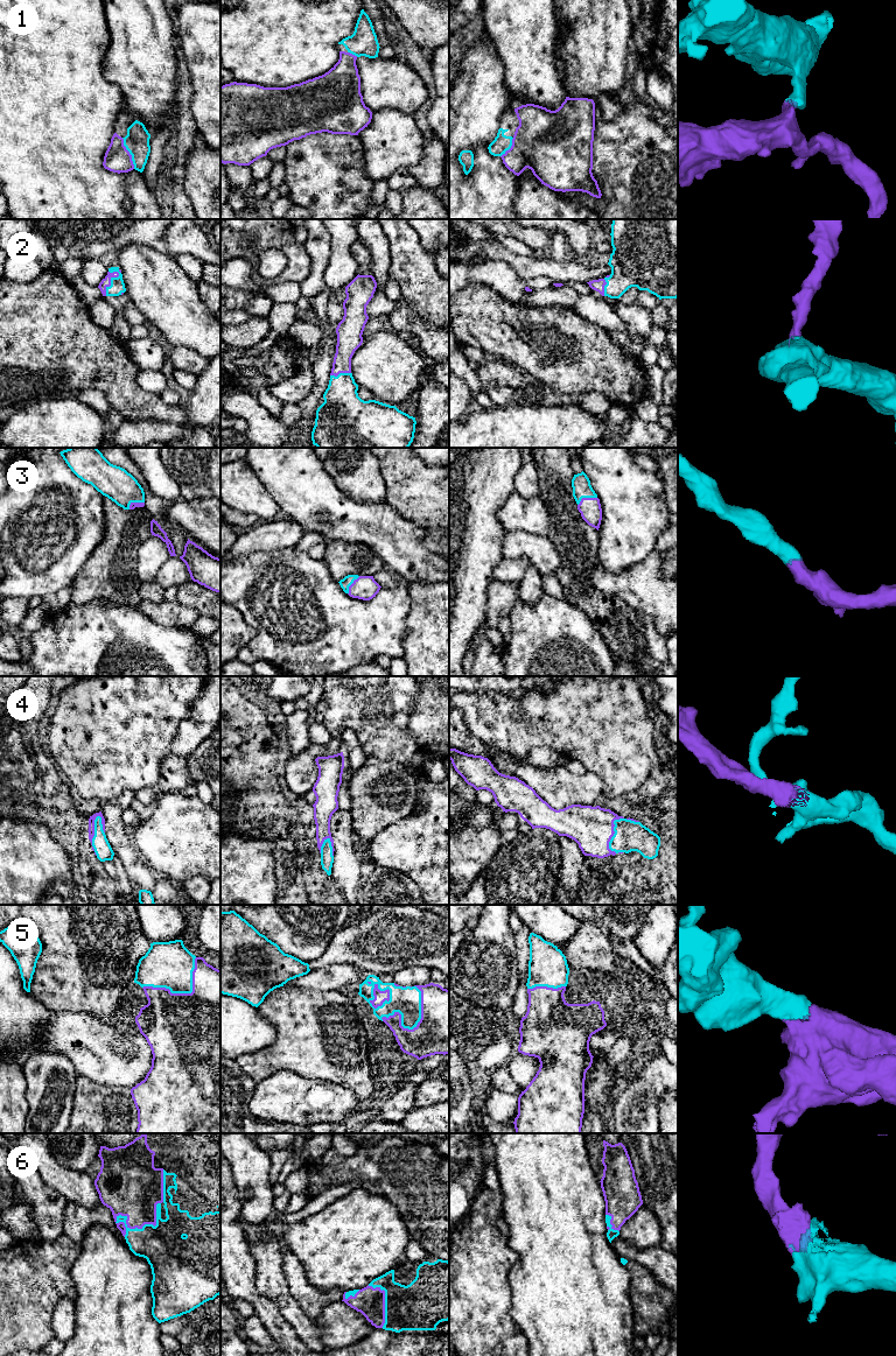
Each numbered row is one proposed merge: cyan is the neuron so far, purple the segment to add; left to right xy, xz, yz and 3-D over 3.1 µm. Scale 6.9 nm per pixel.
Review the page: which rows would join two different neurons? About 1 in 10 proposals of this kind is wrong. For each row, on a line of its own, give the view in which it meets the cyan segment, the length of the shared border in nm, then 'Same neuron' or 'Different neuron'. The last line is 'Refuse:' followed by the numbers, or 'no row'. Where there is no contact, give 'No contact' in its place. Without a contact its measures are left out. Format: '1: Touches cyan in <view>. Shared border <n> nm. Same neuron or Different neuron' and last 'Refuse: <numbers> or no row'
1: Touches cyan in xy. Shared border 240 nm. Same neuron
2: Touches cyan in xy. Shared border 200 nm. Same neuron
3: Touches cyan in yz. Shared border 150 nm. Same neuron
4: Touches cyan in xy. Shared border 280 nm. Same neuron
5: Touches cyan in xz. Shared border 340 nm. Same neuron
6: Touches cyan in xy. Shared border 340 nm. Same neuron
Refuse: no row

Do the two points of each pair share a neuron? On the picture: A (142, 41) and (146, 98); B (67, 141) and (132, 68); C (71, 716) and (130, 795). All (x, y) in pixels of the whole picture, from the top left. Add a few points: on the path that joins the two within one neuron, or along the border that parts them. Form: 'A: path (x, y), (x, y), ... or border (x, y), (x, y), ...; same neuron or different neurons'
A: path (142, 55), (145, 84); same neuron
B: border (104, 60), (104, 77), (119, 88), (124, 107); different neurons
C: border (134, 791), (126, 789), (116, 800); different neurons

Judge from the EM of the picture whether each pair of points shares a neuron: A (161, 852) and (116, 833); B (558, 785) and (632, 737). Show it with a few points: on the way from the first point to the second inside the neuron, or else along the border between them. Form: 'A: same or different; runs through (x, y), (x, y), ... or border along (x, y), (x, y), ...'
A: different; border along (131, 837), (139, 852), (149, 864)
B: different; border along (587, 771), (595, 774), (602, 782), (602, 795)

